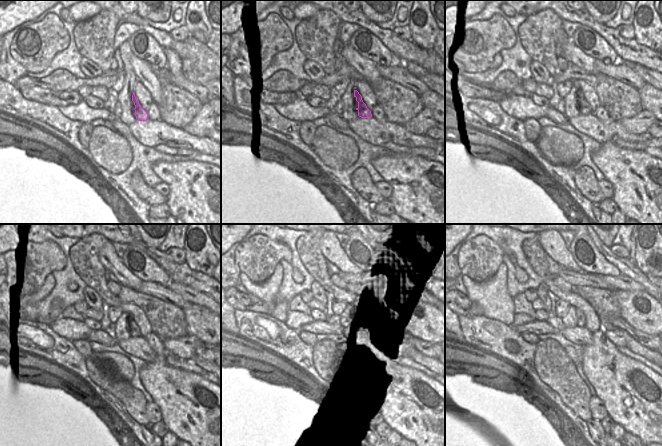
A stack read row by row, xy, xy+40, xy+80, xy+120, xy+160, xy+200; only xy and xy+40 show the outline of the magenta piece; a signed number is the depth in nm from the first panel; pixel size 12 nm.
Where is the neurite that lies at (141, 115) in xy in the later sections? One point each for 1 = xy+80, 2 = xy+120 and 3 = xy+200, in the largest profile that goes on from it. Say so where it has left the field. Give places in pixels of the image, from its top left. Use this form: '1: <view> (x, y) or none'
1: xy+80 (584, 109)
2: xy+120 (134, 331)
3: xy+200 (581, 317)

